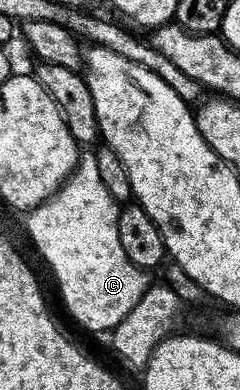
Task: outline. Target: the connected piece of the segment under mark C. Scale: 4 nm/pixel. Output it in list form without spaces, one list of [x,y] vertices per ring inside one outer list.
[[[81,156],[77,160],[72,176],[60,186],[59,191],[48,201],[43,201],[37,209],[31,210],[28,217],[28,237],[36,244],[38,252],[44,256],[46,264],[56,276],[56,285],[60,288],[60,297],[68,308],[68,313],[84,329],[92,333],[107,334],[133,310],[150,286],[149,274],[140,269],[122,251],[118,239],[118,219],[121,206],[106,191],[102,179],[98,179],[98,163],[95,156]]]

